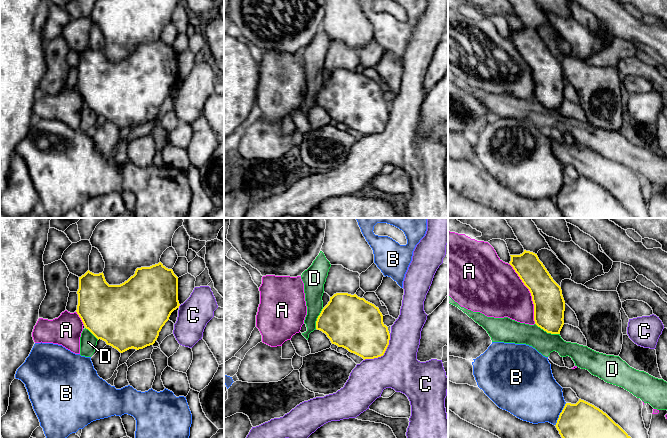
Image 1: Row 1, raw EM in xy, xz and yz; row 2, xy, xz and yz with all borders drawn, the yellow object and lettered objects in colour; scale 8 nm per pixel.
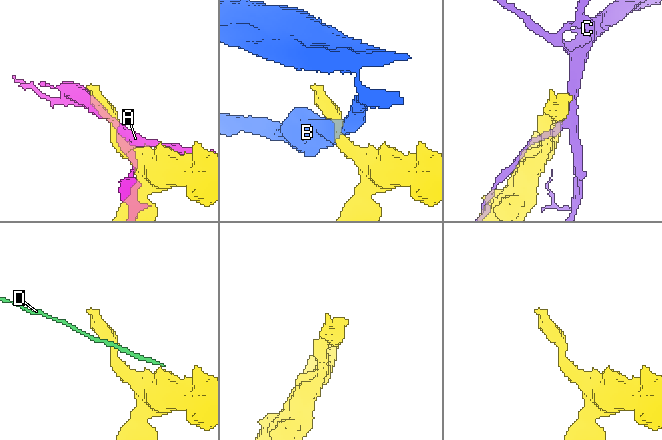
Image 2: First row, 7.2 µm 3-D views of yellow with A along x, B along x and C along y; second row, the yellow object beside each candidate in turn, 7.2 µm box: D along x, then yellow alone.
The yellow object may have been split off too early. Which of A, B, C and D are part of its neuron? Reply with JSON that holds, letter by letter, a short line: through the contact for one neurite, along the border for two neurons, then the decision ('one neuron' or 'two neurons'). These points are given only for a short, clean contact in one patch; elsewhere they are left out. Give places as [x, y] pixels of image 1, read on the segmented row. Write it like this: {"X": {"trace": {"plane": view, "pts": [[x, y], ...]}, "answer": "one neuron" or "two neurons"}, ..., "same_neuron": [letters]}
{"A": {"answer": "two neurons"}, "B": {"answer": "two neurons"}, "C": {"answer": "two neurons"}, "D": {"trace": {"plane": "yz", "pts": [[535, 323], [547, 332], [559, 334]]}, "answer": "two neurons"}, "same_neuron": []}

